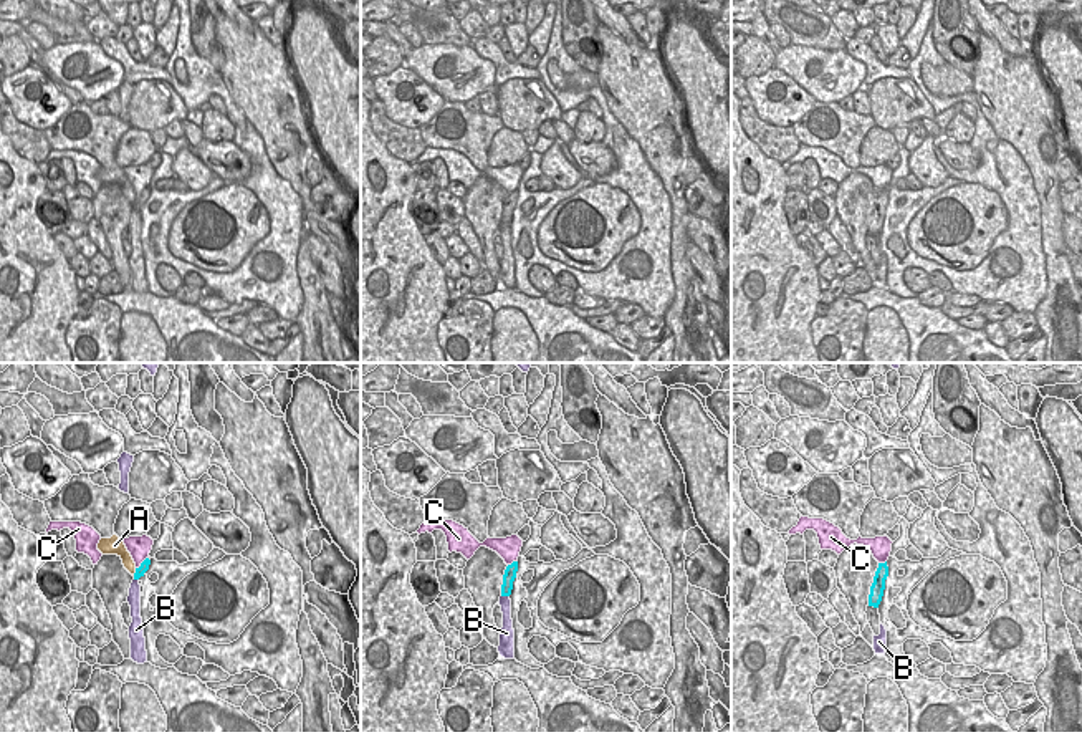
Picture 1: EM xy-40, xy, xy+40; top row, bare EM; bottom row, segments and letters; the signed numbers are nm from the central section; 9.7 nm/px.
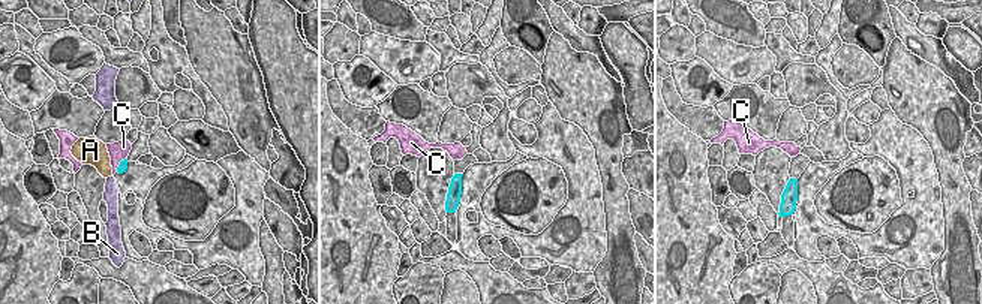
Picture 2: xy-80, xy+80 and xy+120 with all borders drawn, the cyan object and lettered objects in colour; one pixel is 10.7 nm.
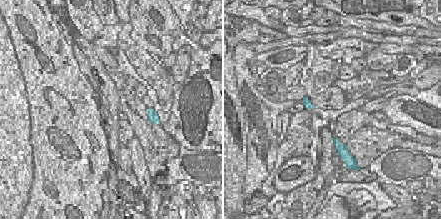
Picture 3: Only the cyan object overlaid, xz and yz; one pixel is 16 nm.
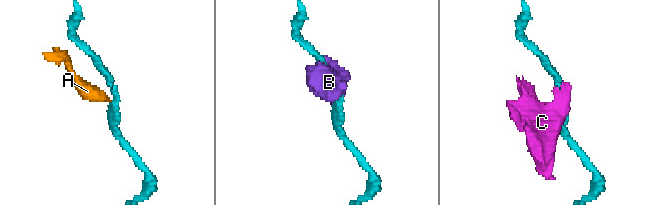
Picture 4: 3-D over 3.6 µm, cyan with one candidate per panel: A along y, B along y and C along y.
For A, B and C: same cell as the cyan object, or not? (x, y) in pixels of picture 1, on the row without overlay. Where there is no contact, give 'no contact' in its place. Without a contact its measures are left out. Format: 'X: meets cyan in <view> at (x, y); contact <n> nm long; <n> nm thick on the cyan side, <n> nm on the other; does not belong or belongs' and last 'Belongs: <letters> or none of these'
A: meets cyan in xy-40 at (136, 201); contact 90 nm long; 100 nm thick on the cyan side, 120 nm on the other; does not belong
B: meets cyan in xy at (505, 224); contact 80 nm long; 130 nm thick on the cyan side, 120 nm on the other; does not belong
C: meets cyan in xy-40 at (141, 192); contact 170 nm long; 100 nm thick on the cyan side, 220 nm on the other; does not belong
Belongs: none of these

